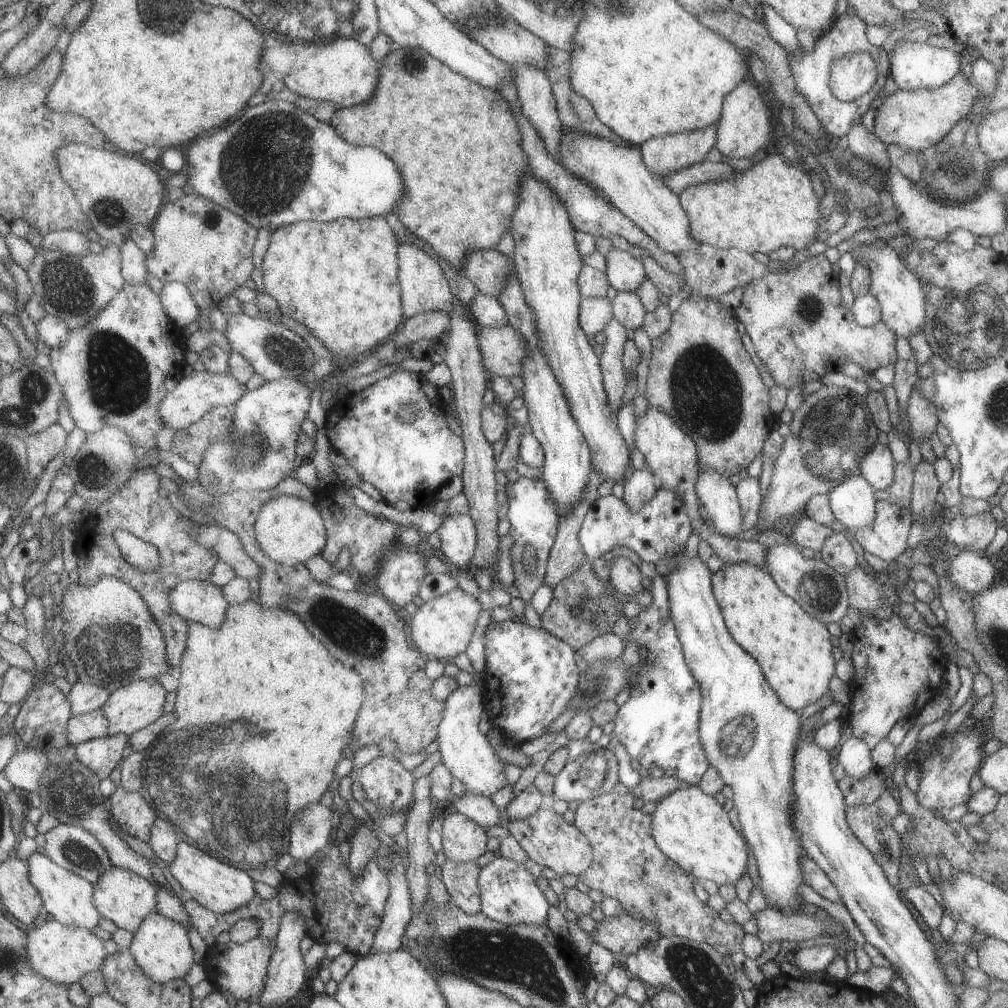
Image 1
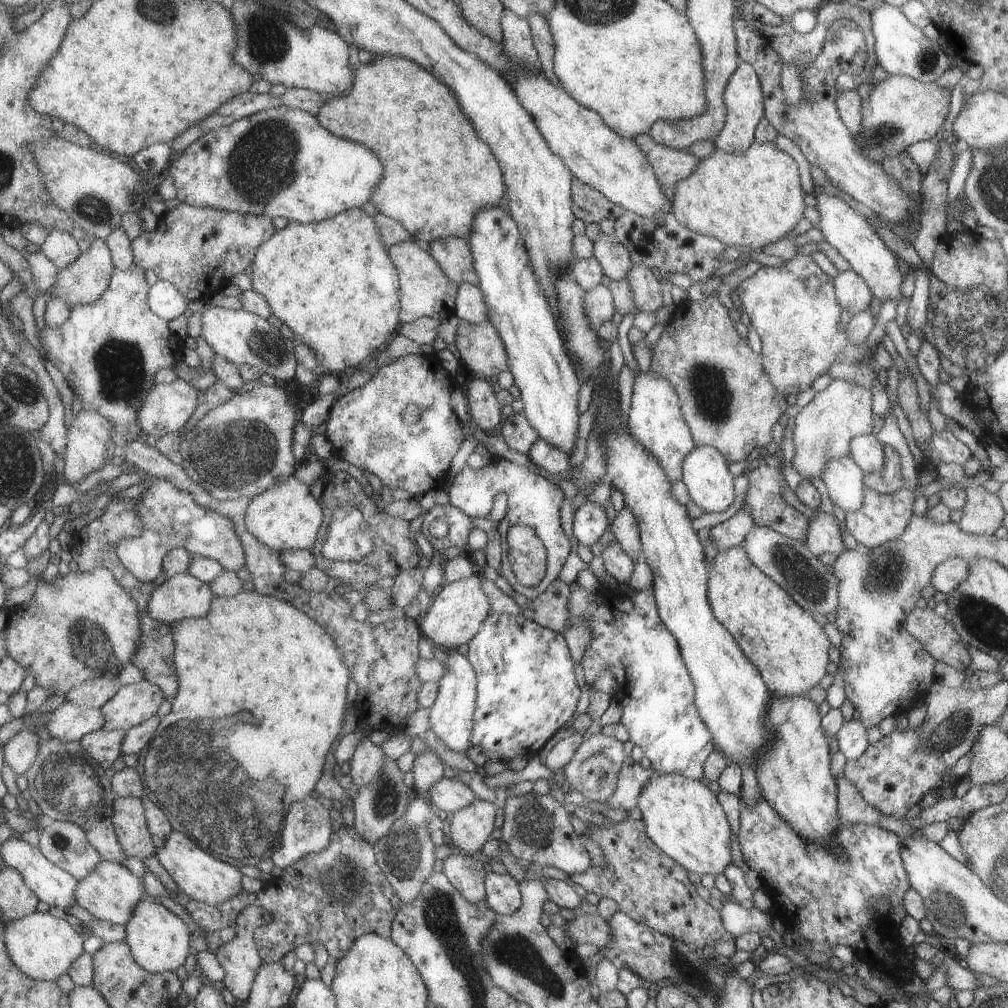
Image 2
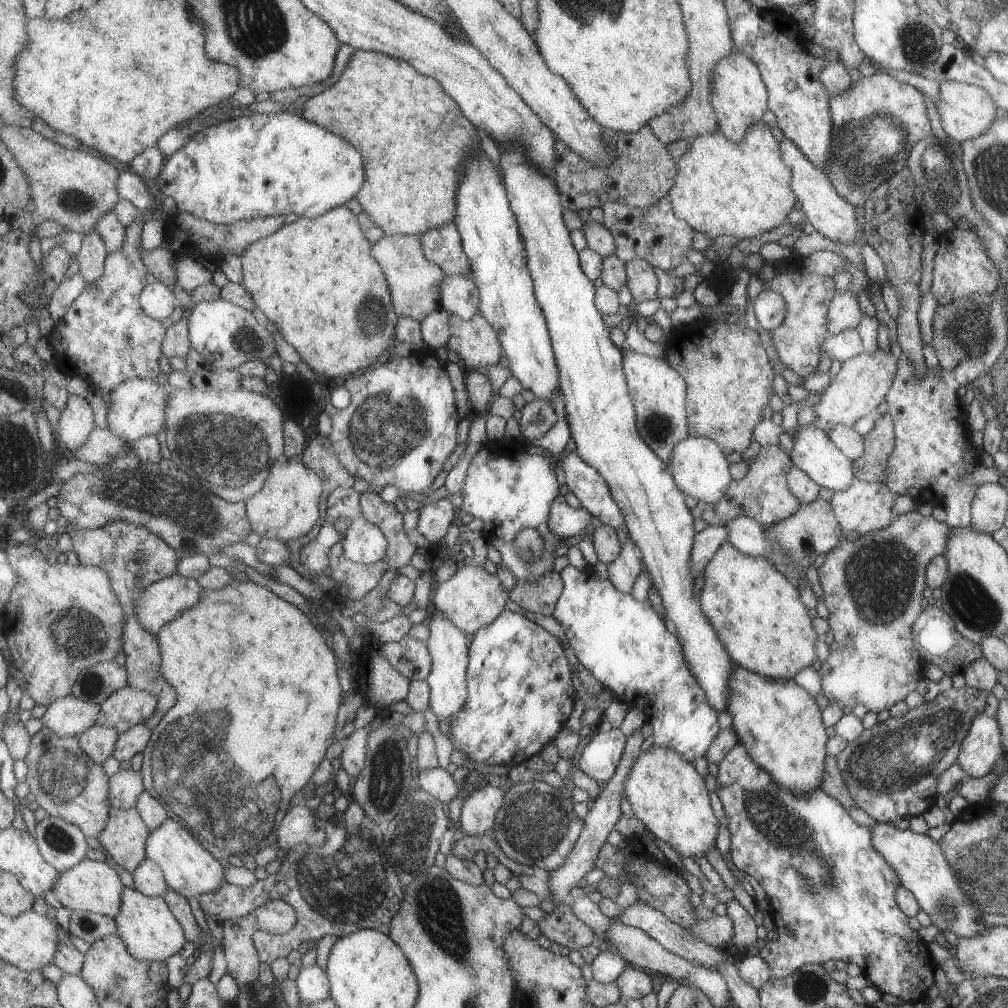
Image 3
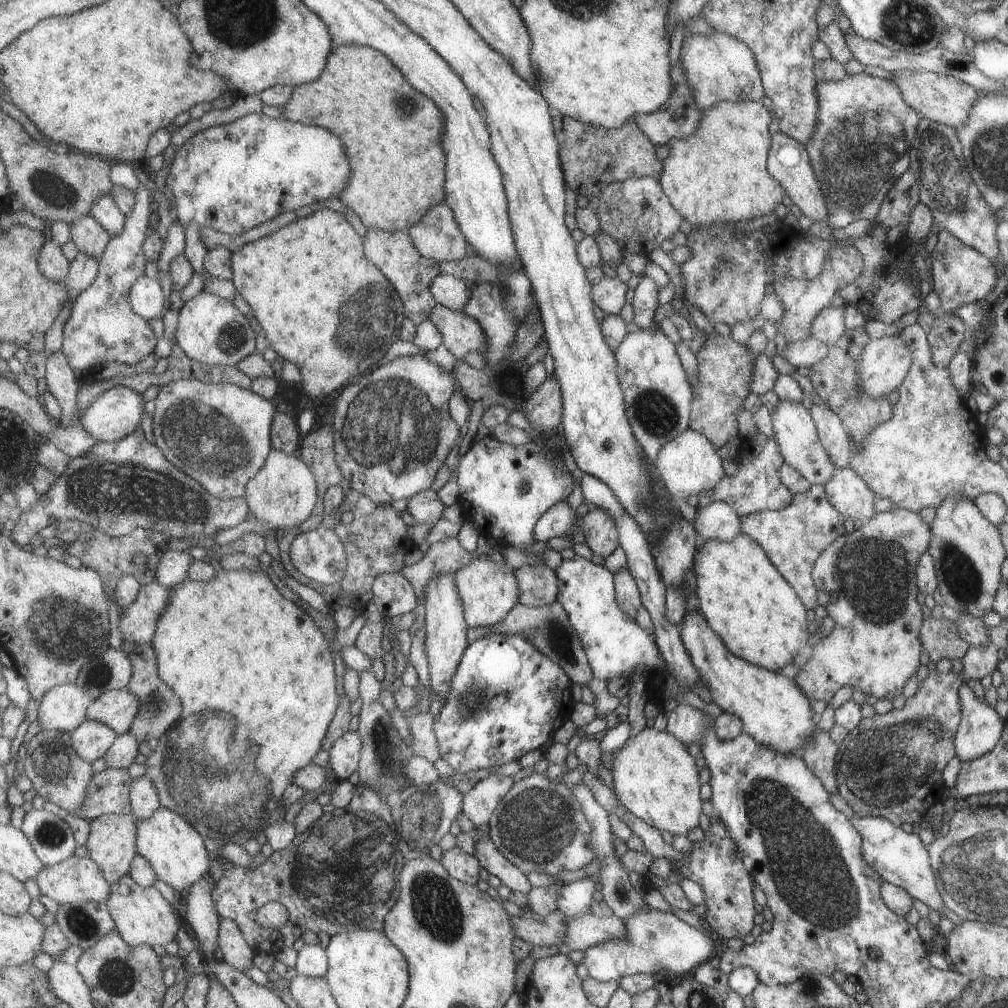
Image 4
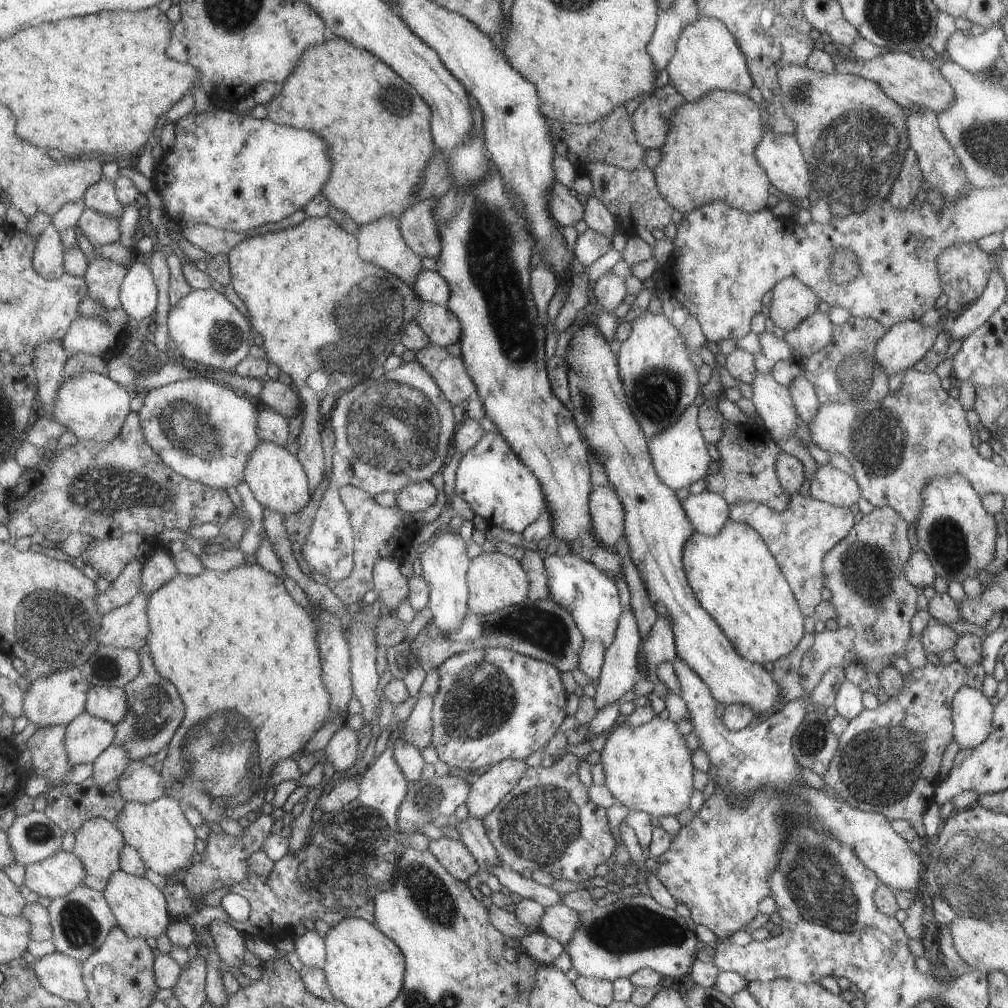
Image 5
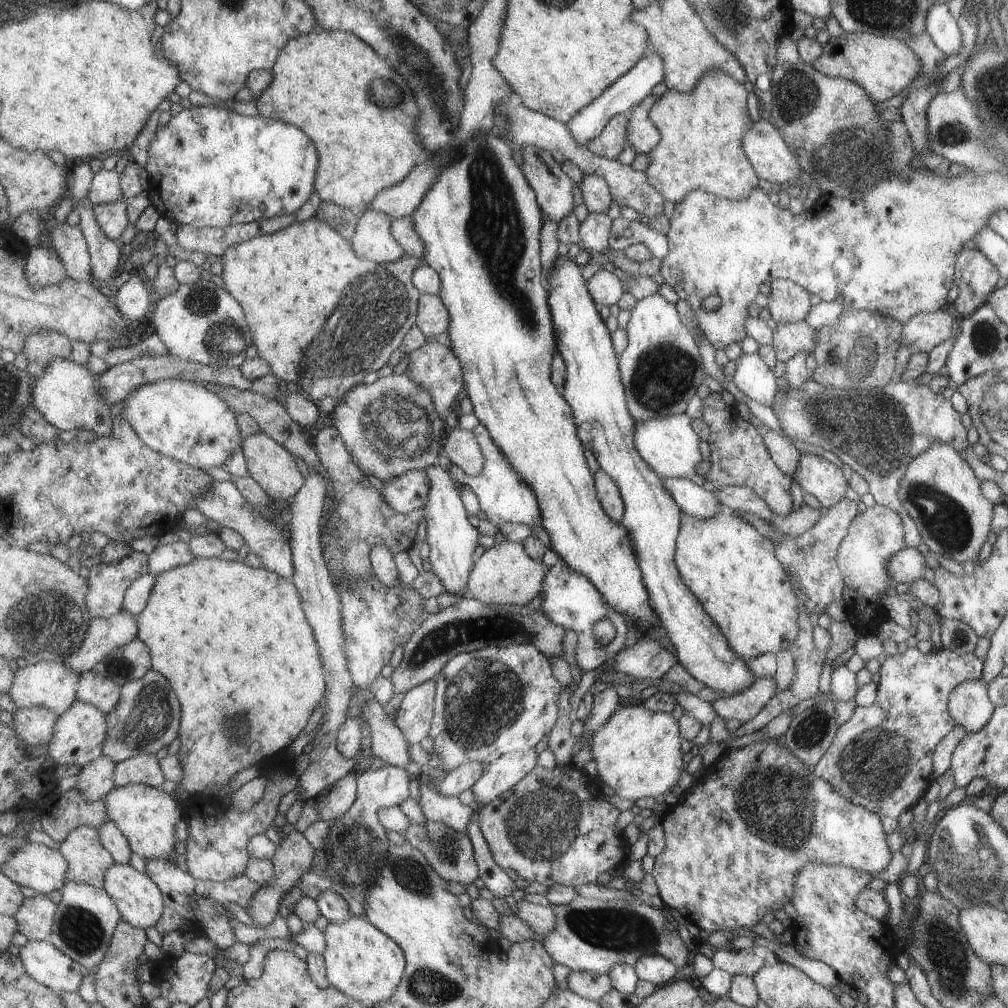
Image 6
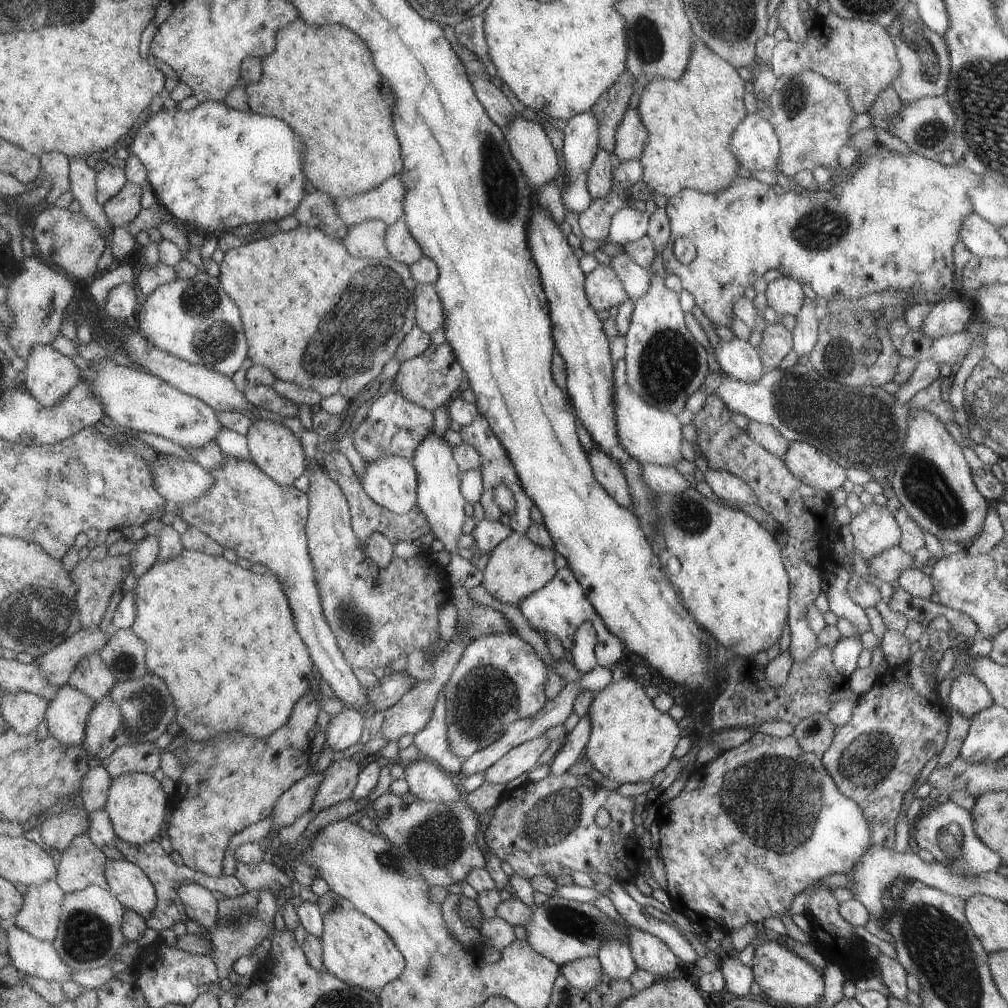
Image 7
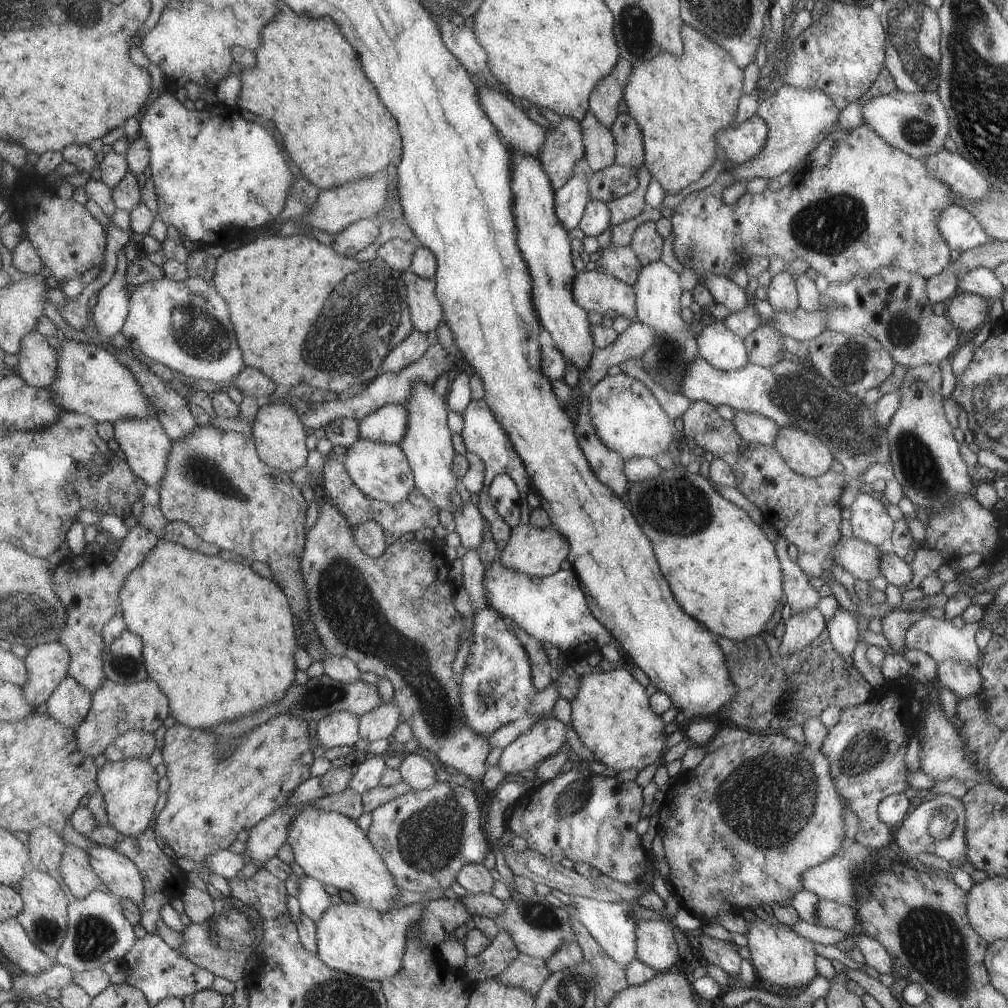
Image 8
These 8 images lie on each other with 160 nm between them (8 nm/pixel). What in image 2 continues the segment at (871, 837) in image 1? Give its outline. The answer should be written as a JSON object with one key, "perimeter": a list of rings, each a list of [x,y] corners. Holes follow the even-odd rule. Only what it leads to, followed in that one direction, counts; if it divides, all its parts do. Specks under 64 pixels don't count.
{"perimeter":[[[837,775],[837,806],[838,818],[843,821],[878,826],[880,812],[867,804],[843,775]]]}

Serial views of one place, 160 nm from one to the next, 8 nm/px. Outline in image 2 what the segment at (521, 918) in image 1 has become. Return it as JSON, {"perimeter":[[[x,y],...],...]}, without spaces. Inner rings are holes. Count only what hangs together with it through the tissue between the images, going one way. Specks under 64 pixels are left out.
{"perimeter":[[[494,872],[487,874],[484,884],[487,894],[484,899],[493,908],[495,914],[510,915],[522,903],[521,884],[509,873],[499,875]]]}

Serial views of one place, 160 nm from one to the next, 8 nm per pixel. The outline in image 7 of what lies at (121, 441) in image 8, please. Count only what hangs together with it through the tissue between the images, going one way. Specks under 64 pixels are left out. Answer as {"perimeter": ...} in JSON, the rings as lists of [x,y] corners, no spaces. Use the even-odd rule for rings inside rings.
{"perimeter":[[[159,453],[152,462],[152,475],[158,491],[177,505],[199,498],[216,483],[201,464],[167,453]]]}

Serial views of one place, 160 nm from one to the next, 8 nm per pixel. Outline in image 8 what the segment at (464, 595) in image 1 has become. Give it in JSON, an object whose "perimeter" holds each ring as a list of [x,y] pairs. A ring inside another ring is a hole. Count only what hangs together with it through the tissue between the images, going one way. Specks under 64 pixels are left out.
{"perimeter":[[[513,523],[512,535],[504,546],[499,547],[497,559],[502,565],[514,571],[527,573],[529,576],[546,577],[560,570],[559,564],[565,560],[567,550],[569,550],[567,540],[553,528],[551,523],[543,528]]]}

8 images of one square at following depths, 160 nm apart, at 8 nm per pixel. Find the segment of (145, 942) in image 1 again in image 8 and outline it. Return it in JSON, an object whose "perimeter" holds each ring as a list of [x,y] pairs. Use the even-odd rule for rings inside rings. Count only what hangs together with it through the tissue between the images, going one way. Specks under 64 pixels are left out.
{"perimeter":[[[95,845],[89,851],[90,861],[95,872],[122,899],[133,900],[142,905],[146,899],[145,877],[140,868],[117,849]]]}

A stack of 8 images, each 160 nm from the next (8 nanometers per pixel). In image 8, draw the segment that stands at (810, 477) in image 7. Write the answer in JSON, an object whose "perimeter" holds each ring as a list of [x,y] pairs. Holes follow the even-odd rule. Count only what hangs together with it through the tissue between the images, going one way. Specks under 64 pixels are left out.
{"perimeter":[[[778,427],[772,445],[797,474],[816,477],[832,466],[832,452],[827,444],[800,428]]]}

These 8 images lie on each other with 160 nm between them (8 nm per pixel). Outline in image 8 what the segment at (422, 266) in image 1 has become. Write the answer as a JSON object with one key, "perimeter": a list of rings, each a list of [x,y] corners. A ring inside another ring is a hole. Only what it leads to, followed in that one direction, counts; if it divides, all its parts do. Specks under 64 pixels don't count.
{"perimeter":[[[359,219],[337,234],[331,235],[330,247],[344,257],[353,257],[356,252],[369,246],[379,234],[378,225],[371,219]]]}

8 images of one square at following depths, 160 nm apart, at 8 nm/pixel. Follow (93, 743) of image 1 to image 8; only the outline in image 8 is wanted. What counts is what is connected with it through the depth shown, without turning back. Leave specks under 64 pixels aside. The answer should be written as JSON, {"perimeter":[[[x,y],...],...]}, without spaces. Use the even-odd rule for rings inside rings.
{"perimeter":[[[71,675],[61,682],[47,702],[47,714],[66,727],[76,728],[92,709],[94,694]]]}

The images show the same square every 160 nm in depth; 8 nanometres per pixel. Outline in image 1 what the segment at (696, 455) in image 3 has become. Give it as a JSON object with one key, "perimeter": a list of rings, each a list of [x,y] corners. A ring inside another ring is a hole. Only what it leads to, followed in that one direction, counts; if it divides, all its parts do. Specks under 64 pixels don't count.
{"perimeter":[[[714,468],[700,470],[695,489],[698,504],[707,512],[714,529],[721,536],[730,538],[741,530],[741,507],[735,496],[735,488],[727,478]]]}

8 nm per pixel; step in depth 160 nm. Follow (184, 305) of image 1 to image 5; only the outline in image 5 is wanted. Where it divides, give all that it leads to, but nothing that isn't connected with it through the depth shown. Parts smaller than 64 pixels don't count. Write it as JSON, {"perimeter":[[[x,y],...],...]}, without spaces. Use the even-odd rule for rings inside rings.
{"perimeter":[[[137,259],[129,267],[121,287],[120,299],[128,315],[140,321],[157,310],[159,290],[148,261]]]}

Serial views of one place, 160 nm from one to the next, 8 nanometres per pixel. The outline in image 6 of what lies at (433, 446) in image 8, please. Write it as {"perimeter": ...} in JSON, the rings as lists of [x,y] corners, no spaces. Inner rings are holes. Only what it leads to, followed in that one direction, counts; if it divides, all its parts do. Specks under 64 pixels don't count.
{"perimeter":[[[431,465],[425,468],[424,472],[429,478],[428,500],[424,505],[426,542],[429,546],[429,557],[426,562],[430,566],[429,571],[443,584],[443,592],[457,596],[456,600],[460,601],[468,597],[466,582],[475,562],[472,557],[474,549],[478,546],[477,537],[480,534],[467,521],[468,516],[465,514],[460,493],[447,472],[438,465]]]}

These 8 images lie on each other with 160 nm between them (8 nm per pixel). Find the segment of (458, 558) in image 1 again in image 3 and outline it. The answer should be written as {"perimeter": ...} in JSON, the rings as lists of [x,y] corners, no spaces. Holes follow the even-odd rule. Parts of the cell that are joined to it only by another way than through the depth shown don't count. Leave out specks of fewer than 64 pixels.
{"perimeter":[[[446,498],[428,500],[421,504],[417,516],[417,532],[433,544],[441,538],[453,520],[453,506]]]}

